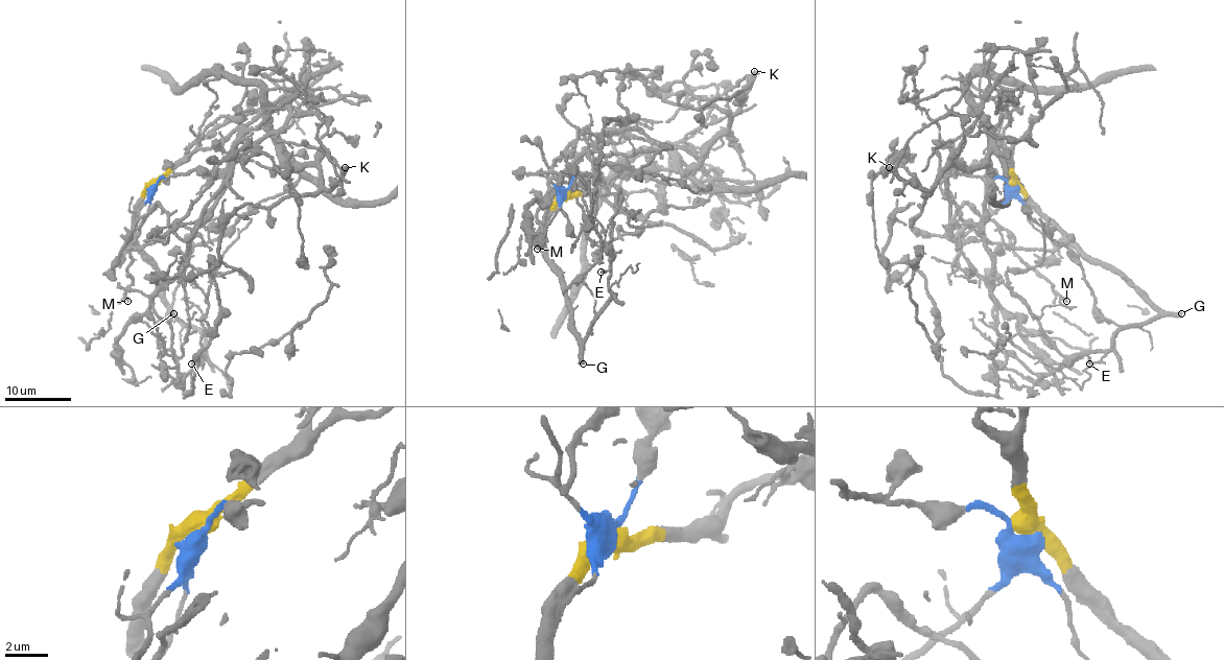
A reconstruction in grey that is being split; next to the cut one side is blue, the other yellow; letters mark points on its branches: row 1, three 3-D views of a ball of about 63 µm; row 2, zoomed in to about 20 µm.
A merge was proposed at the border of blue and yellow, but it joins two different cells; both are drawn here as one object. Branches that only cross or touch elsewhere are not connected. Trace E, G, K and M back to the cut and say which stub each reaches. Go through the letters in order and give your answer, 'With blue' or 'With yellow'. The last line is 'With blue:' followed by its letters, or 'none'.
E: With yellow
G: With yellow
K: With blue
M: With blue
With blue: K, M

